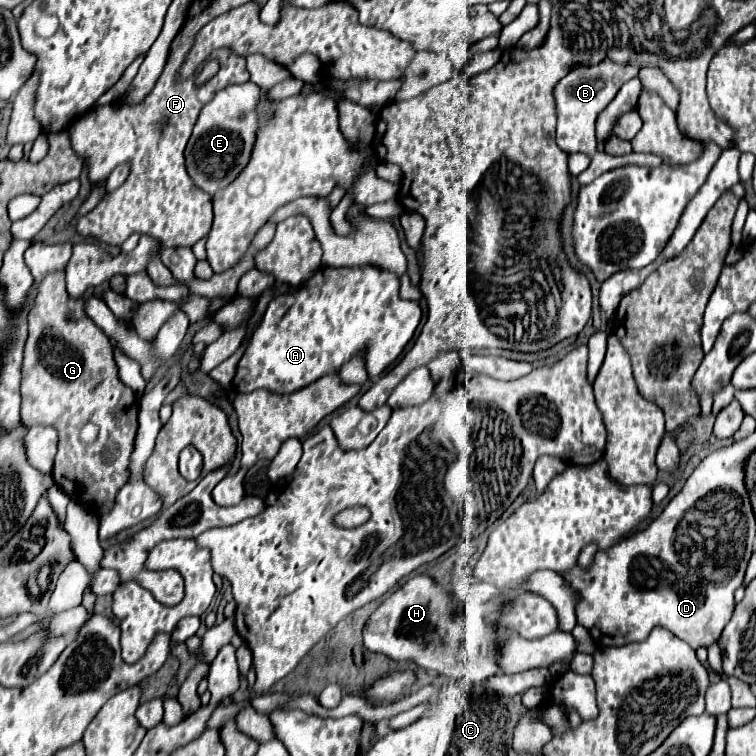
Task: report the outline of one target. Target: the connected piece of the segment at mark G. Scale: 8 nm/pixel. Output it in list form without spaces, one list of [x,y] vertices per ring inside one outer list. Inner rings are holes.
[[[54,272],[46,276],[46,280],[38,288],[36,302],[28,316],[28,340],[24,348],[24,364],[22,364],[22,424],[26,428],[32,428],[36,424],[52,426],[58,432],[58,452],[54,458],[52,478],[54,482],[72,498],[88,508],[92,508],[96,514],[106,514],[112,508],[112,502],[116,500],[116,494],[120,492],[120,486],[128,480],[128,462],[132,452],[132,442],[138,430],[138,414],[136,414],[136,402],[134,392],[122,384],[118,378],[118,366],[112,356],[112,348],[108,346],[108,336],[94,324],[94,320],[86,314],[84,304],[88,298],[92,298],[94,290],[88,290],[88,294],[82,294],[80,298],[70,298],[66,290],[66,274]],[[94,422],[100,428],[100,434],[96,438],[96,446],[86,448],[80,442],[80,430],[84,424]]]

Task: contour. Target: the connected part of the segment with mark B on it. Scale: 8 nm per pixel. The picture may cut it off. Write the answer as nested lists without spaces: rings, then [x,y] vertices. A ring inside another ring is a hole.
[[[612,60],[600,62],[594,66],[576,66],[572,68],[554,88],[554,102],[558,112],[558,126],[556,126],[556,144],[566,154],[582,152],[582,154],[594,154],[596,150],[596,136],[594,136],[594,122],[596,116],[612,102],[620,86],[634,78],[638,74],[638,68],[634,66],[622,66]]]

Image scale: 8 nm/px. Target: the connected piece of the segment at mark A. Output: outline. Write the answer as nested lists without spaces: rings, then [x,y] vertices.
[[[322,266],[290,294],[276,296],[264,314],[264,320],[254,330],[244,356],[238,362],[234,376],[236,392],[252,392],[258,388],[270,390],[274,394],[292,394],[326,374],[338,372],[350,358],[362,354],[366,372],[370,378],[380,376],[396,358],[402,354],[404,346],[414,336],[420,324],[422,310],[418,302],[404,300],[398,294],[398,276],[380,266],[352,266],[352,268],[330,268]]]

